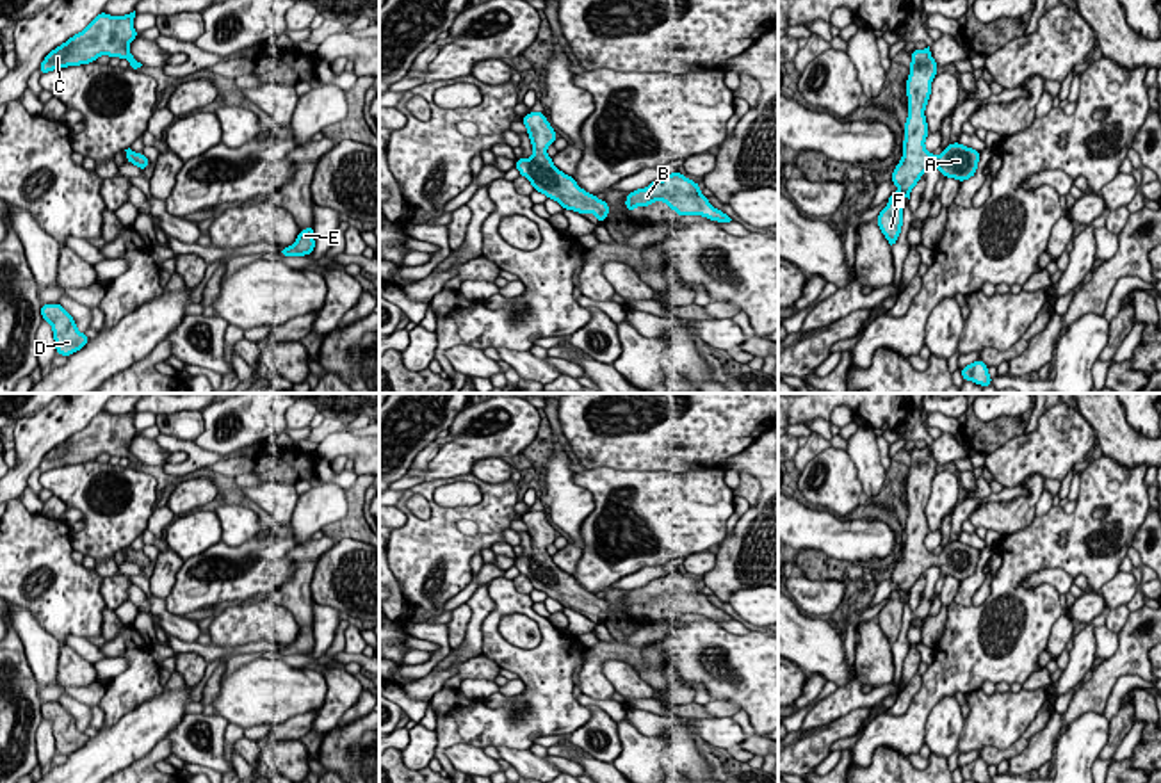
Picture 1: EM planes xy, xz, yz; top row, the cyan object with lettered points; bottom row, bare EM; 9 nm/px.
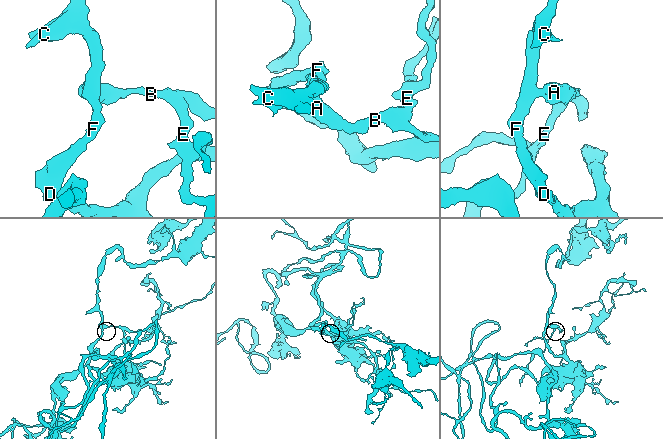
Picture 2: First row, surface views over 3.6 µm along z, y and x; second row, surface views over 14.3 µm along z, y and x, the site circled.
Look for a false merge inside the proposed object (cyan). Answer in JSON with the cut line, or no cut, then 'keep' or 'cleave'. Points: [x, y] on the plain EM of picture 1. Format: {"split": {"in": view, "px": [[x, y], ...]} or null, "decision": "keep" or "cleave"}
{"split": null, "decision": "keep"}

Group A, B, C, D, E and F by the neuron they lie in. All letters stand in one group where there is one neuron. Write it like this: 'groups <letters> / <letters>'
groups A B C D E F

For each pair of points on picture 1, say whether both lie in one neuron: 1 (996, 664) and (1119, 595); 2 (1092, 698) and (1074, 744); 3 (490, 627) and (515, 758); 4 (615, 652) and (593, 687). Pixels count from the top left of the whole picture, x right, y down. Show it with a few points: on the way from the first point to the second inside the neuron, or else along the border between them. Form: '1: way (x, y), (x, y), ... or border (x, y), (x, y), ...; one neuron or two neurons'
1: border (1119, 572), (1097, 591); two neurons
2: border (1101, 712), (1083, 712), (1067, 725); two neurons
3: border (495, 746), (527, 750); two neurons
4: way (604, 653), (593, 664), (593, 677); one neuron

